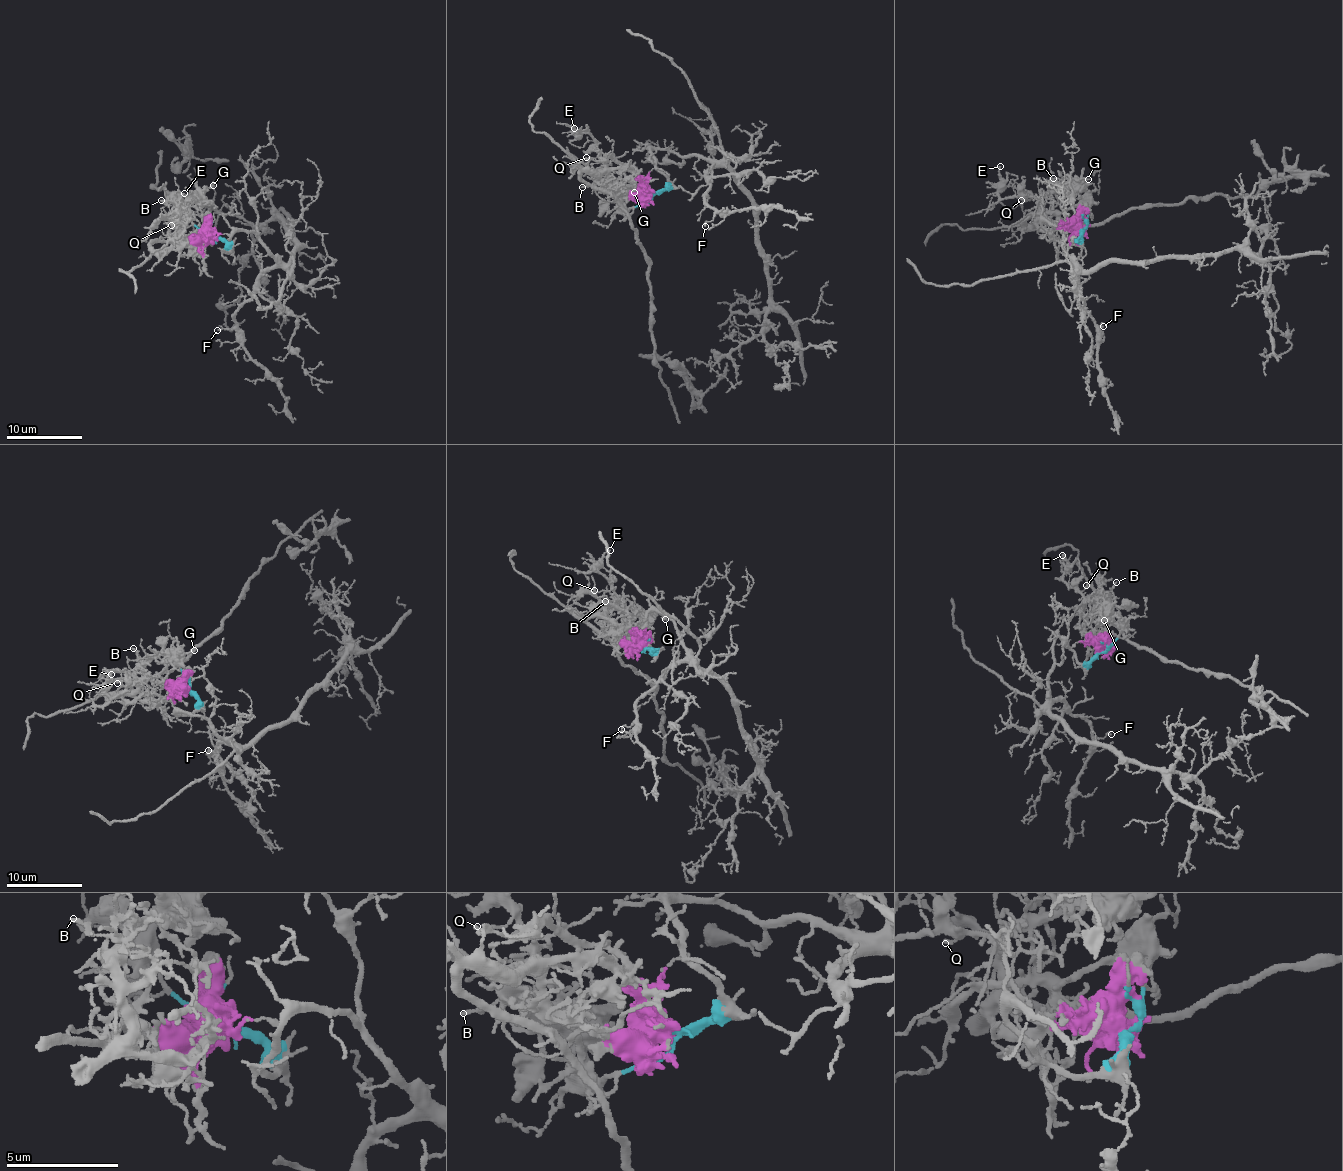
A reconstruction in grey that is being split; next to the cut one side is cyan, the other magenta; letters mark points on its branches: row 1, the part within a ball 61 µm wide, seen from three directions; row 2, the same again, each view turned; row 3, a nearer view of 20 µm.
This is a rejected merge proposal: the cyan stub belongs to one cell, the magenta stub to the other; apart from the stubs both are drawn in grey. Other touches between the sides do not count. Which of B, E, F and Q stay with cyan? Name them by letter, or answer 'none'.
F

